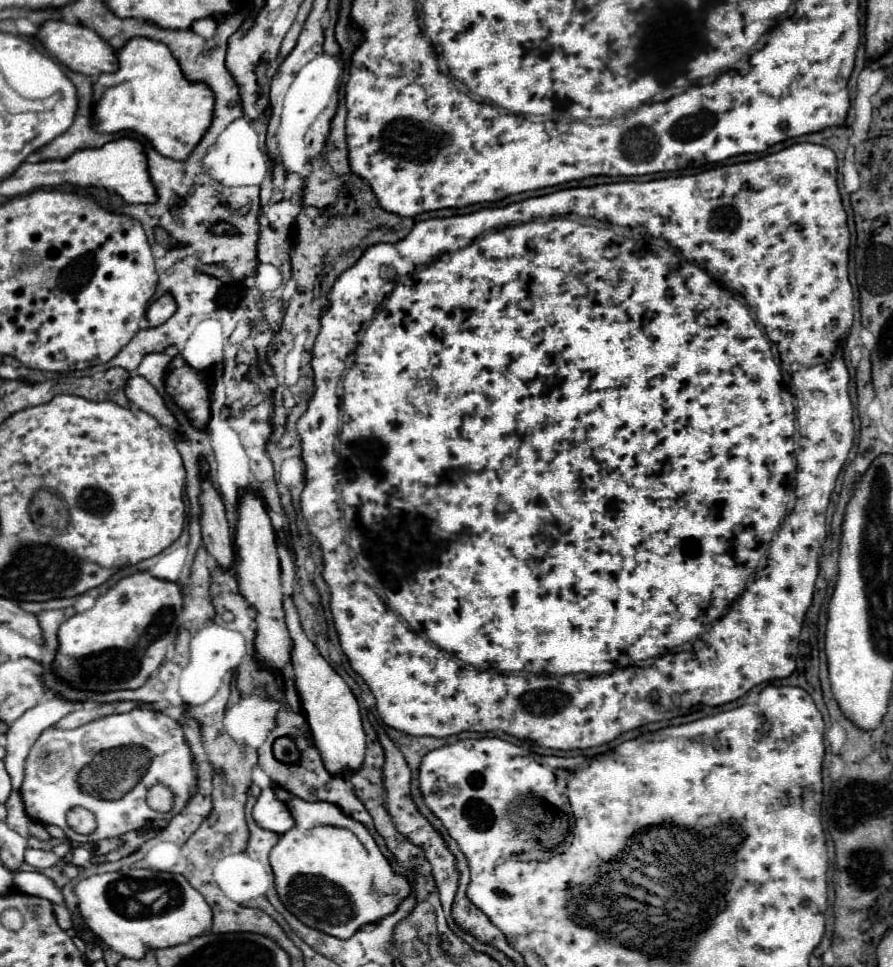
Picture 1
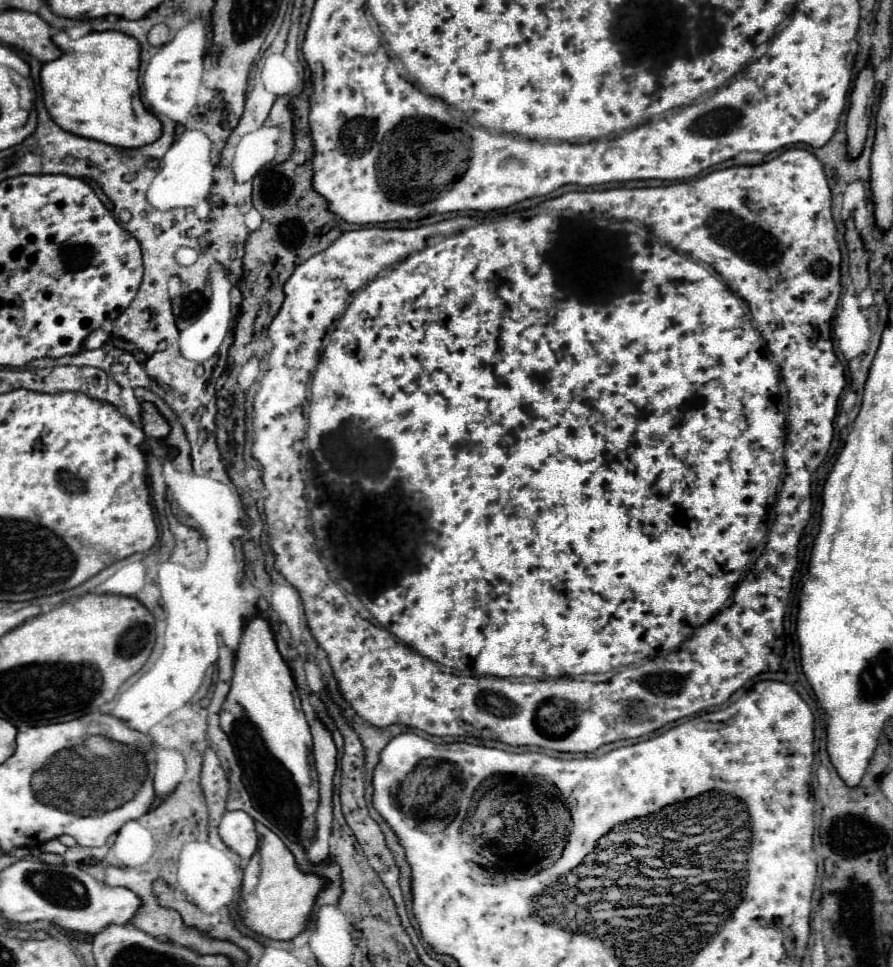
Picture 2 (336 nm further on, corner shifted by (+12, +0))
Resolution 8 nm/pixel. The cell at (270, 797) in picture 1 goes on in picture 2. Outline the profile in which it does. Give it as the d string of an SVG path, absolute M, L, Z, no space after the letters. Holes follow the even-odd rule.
M227 811L219 823L219 835L227 847L249 859L259 845L255 821L245 811Z

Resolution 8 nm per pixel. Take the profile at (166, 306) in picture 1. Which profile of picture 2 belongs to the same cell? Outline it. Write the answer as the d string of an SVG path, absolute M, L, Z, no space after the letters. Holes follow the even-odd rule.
M97 329L97 331L93 331L93 333L87 337L87 341L85 341L85 349L97 349L97 347L105 345L109 337L111 337L111 333L107 333L105 329Z

